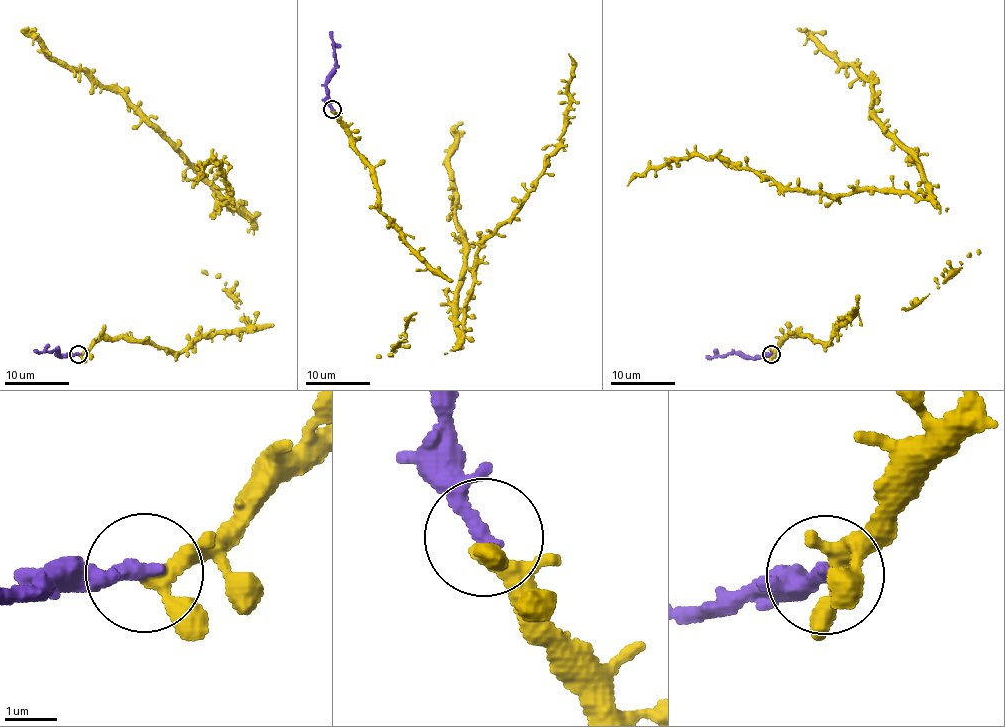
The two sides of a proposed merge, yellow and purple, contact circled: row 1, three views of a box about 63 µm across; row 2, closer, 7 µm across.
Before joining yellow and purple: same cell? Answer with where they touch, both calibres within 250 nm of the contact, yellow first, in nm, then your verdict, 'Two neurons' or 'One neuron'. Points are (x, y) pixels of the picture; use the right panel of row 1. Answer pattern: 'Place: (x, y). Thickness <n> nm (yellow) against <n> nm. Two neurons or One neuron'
Place: (771, 354). Thickness 240 nm (yellow) against 320 nm. One neuron

